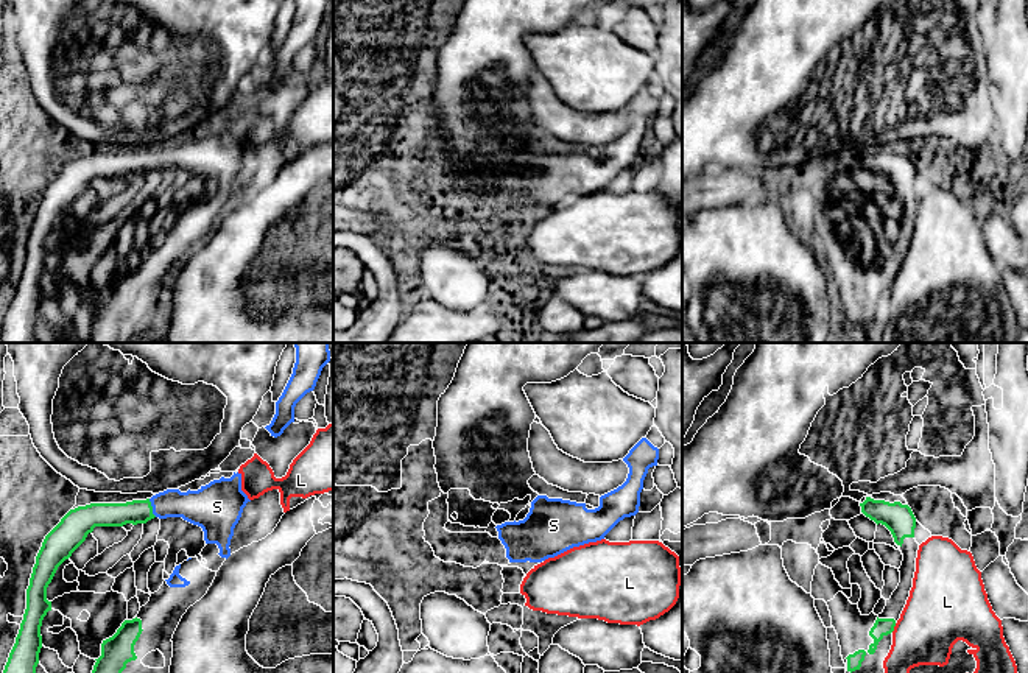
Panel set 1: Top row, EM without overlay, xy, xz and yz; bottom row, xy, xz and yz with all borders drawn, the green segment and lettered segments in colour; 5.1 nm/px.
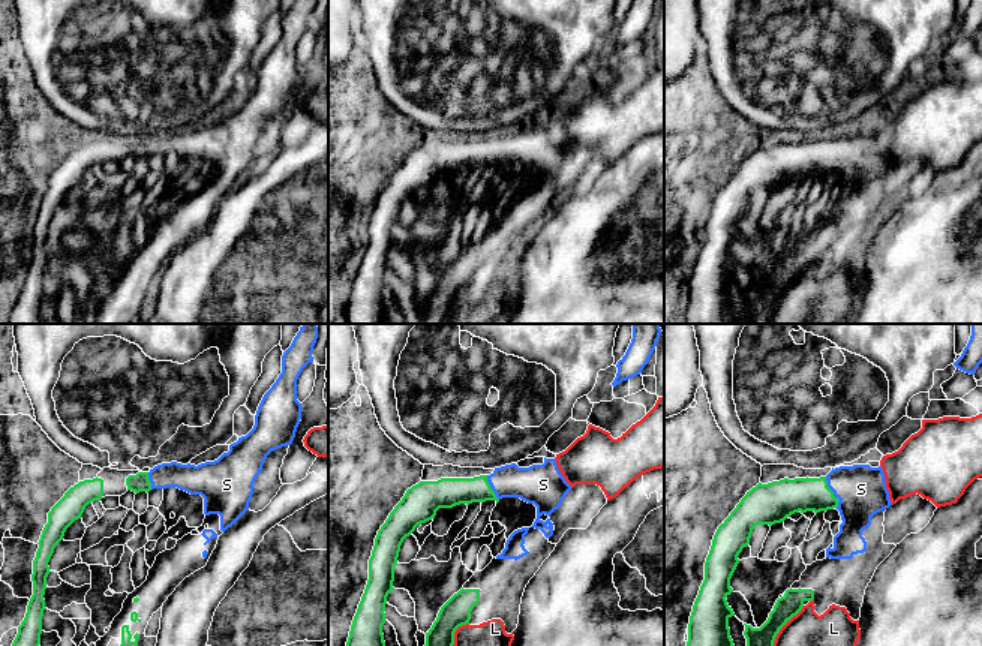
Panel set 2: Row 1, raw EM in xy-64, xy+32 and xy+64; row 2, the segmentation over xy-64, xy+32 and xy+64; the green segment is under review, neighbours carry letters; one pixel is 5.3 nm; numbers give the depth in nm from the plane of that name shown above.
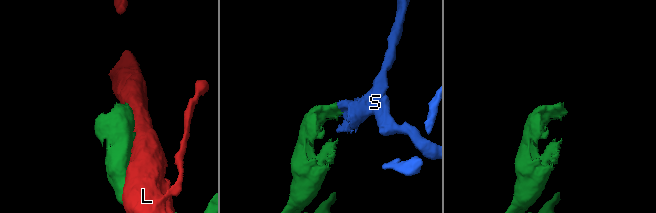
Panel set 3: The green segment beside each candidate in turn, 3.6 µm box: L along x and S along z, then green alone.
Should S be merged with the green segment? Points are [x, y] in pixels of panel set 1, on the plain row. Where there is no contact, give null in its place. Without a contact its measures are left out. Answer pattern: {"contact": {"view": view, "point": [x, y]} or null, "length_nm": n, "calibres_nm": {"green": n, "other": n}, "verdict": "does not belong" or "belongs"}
{"contact": {"view": "xy", "point": [151, 159]}, "length_nm": 100, "calibres_nm": {"green": 130, "other": 180}, "verdict": "belongs"}

